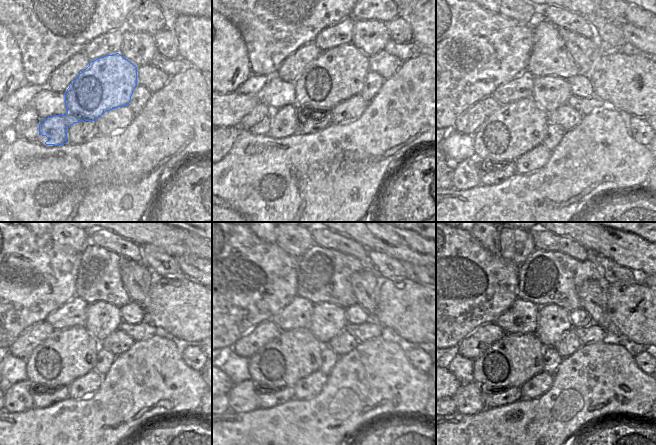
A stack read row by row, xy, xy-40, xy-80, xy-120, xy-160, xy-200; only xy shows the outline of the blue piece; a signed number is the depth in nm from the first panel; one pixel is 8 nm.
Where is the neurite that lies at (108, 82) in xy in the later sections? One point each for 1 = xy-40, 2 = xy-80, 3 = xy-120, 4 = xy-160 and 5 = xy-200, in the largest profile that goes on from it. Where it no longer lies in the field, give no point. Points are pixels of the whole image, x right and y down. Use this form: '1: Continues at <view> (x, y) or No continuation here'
1: Continues at xy-40 (284, 132)
2: Continues at xy-80 (514, 129)
3: Continues at xy-120 (67, 354)
4: Continues at xy-160 (294, 355)
5: Continues at xy-200 (510, 362).

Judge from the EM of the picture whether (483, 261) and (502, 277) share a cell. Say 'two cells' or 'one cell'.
one cell

